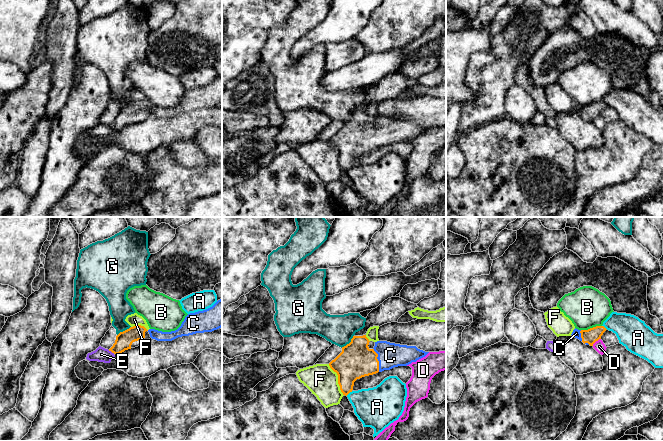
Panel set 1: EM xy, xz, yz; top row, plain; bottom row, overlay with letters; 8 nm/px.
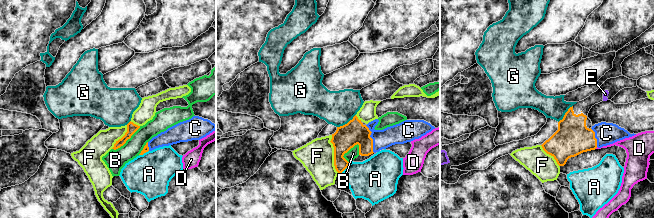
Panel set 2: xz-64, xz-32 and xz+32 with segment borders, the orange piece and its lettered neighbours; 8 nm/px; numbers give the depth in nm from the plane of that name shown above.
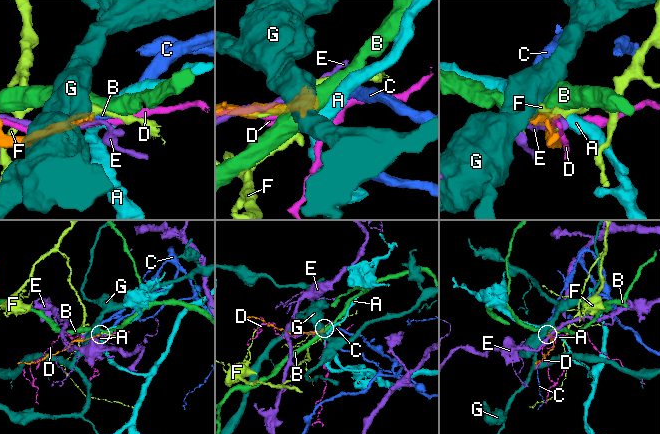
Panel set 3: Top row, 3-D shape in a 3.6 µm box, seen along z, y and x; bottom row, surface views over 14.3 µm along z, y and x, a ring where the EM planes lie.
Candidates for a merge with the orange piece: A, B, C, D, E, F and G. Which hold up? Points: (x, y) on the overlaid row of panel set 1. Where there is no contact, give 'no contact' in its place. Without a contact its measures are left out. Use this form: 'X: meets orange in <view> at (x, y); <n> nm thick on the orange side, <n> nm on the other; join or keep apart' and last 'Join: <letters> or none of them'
A: meets orange in xz at (349, 392); 280 nm thick on the orange side, 320 nm on the other; keep apart
B: meets orange in yz at (591, 328); 120 nm thick on the orange side, 320 nm on the other; keep apart
C: meets orange in xz at (377, 360); 280 nm thick on the orange side, 200 nm on the other; join
D: meets orange in yz at (596, 340); 120 nm thick on the orange side, 90 nm on the other; keep apart
E: meets orange in xy at (111, 351); 140 nm thick on the orange side, 120 nm on the other; keep apart
F: meets orange in xz at (338, 380); 280 nm thick on the orange side, 240 nm on the other; keep apart
G: meets orange in xz at (349, 343); 280 nm thick on the orange side, 240 nm on the other; keep apart
Join: C

